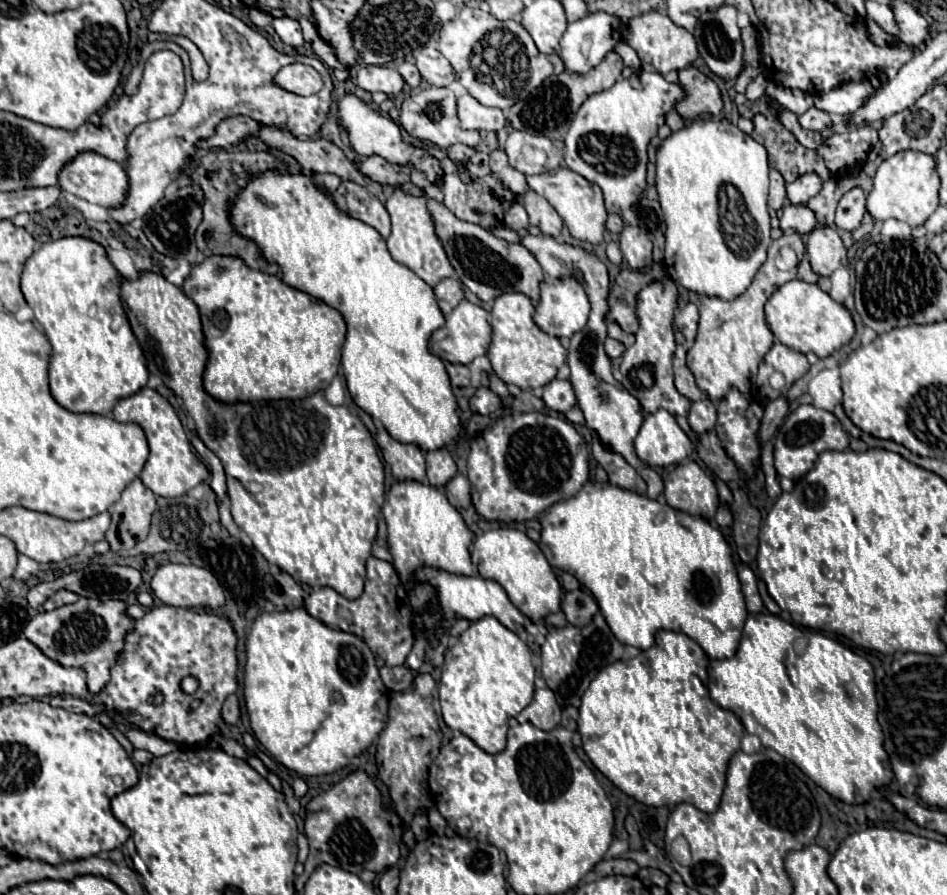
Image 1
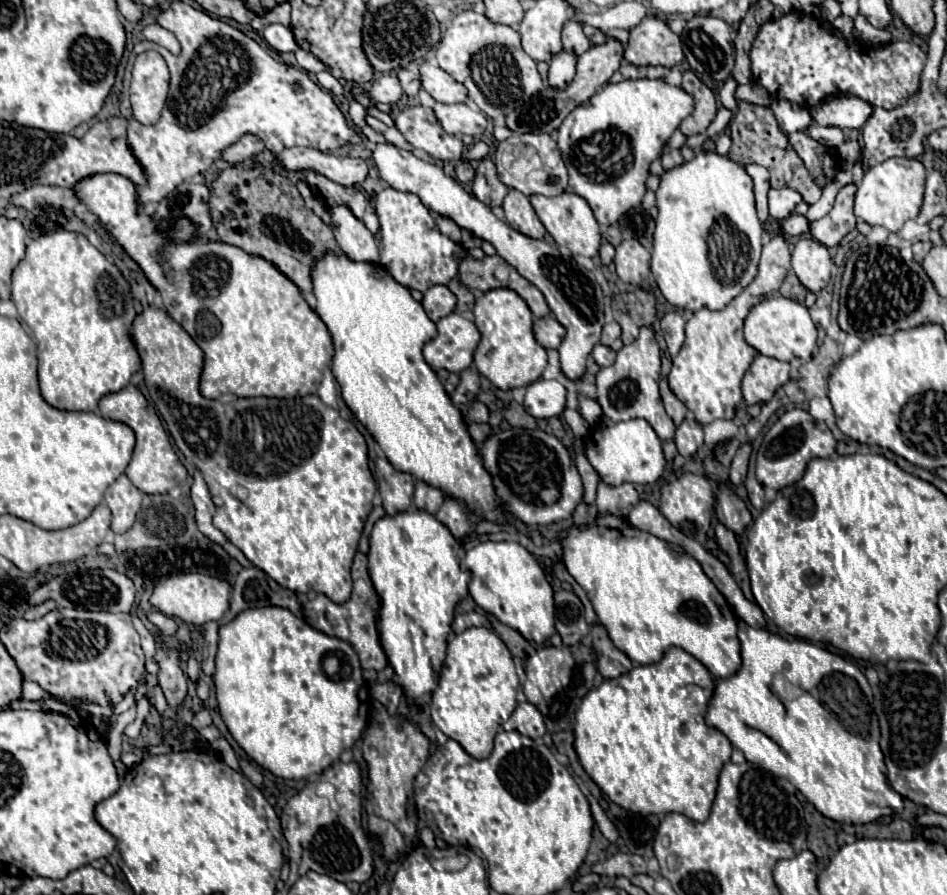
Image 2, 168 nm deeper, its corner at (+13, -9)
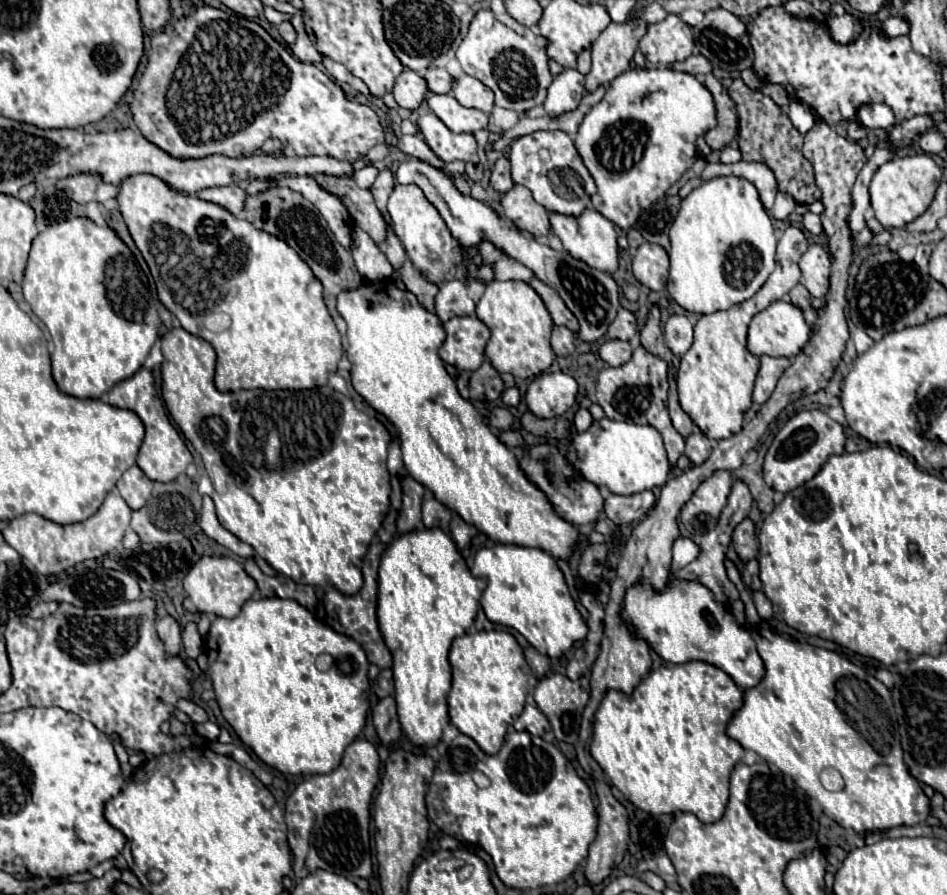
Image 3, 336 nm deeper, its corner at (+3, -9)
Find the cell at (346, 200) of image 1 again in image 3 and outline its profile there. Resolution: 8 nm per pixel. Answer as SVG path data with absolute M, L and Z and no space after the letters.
M360 228L352 232L352 258L358 272L366 280L386 280L392 276L392 266L384 252L374 244L374 240Z

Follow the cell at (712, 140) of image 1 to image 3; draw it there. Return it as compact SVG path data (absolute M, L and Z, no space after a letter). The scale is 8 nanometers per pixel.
M718 176L706 180L692 190L680 204L680 212L670 228L670 278L668 292L684 308L694 314L712 314L716 310L728 310L752 298L774 270L774 228L758 198L752 182L736 176Z

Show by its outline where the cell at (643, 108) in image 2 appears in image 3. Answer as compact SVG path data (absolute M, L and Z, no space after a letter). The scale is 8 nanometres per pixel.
M632 68L632 70L626 70L622 72L620 76L616 76L610 84L608 84L608 90L604 94L604 98L584 116L584 122L576 134L576 148L586 164L586 168L590 170L596 186L598 186L598 192L592 196L592 204L594 208L606 216L608 220L612 220L616 226L620 226L622 230L630 230L632 224L638 220L640 212L648 210L658 198L662 198L668 188L680 180L680 176L692 168L692 164L696 162L696 140L700 136L704 136L704 132L708 132L708 128L714 128L716 126L716 106L714 106L714 100L712 100L712 94L708 92L708 88L692 74L688 72L676 72L672 68Z

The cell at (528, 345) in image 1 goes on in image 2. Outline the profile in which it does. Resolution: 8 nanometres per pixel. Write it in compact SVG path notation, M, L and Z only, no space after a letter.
M500 288L482 294L474 304L474 316L474 322L482 334L482 340L474 352L474 364L492 386L500 390L514 390L524 388L542 376L548 356L546 350L534 340L530 308L514 290Z

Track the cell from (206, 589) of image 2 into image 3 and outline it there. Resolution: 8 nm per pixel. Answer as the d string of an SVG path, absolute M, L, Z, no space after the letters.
M202 556L196 562L196 568L190 568L190 572L184 578L184 590L186 590L186 602L184 608L190 612L212 612L216 616L234 618L242 604L256 596L258 588L256 582L244 572L244 568L234 558L218 558L218 556Z

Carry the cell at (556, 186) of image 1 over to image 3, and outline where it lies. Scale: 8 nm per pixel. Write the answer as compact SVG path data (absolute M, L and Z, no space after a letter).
M586 210L584 214L580 214L578 218L574 216L560 216L560 214L550 214L550 224L552 230L556 232L556 236L562 240L564 250L576 258L586 262L590 268L614 274L618 270L618 242L616 242L616 230L614 224L604 218L600 212L596 210Z

